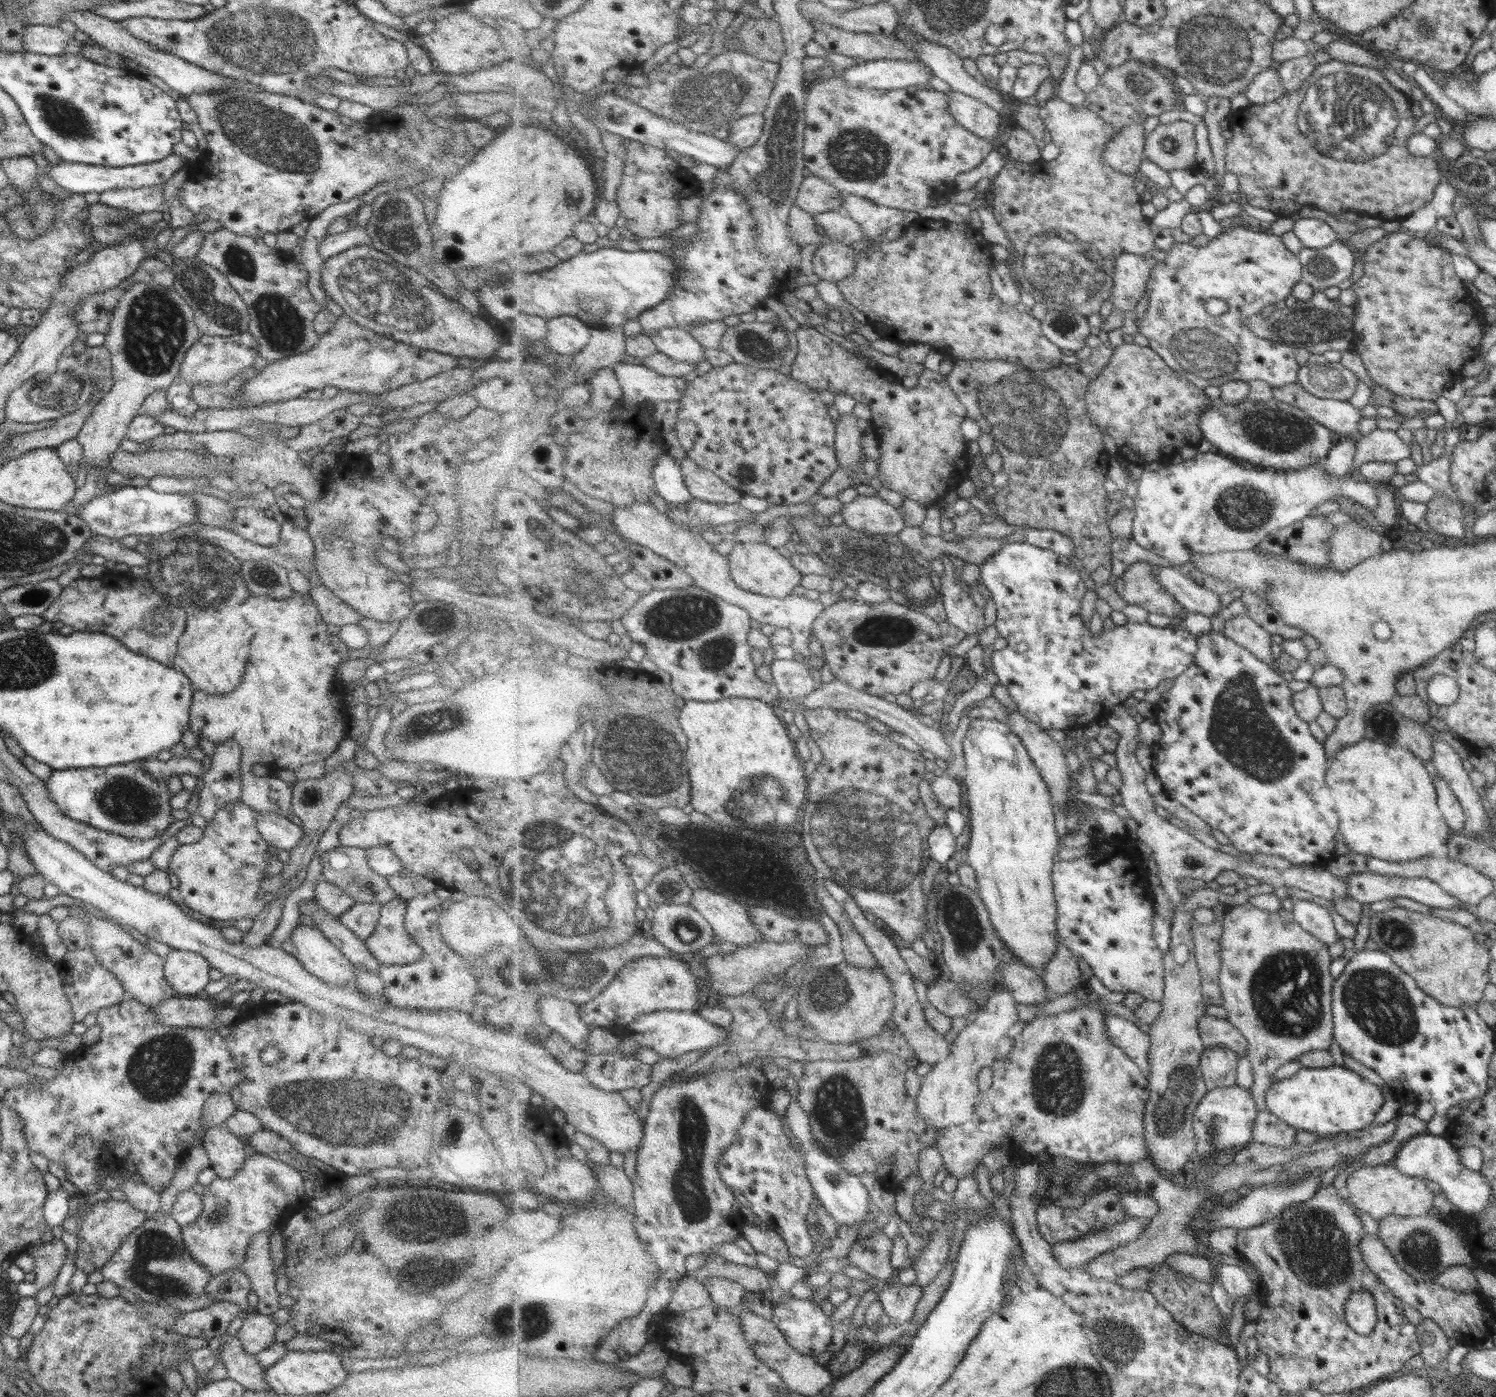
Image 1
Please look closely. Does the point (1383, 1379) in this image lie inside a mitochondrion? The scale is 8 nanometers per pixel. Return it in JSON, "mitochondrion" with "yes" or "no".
{"mitochondrion":"no"}

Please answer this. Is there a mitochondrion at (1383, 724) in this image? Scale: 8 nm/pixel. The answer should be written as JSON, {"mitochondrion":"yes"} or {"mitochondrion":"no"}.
{"mitochondrion":"yes"}

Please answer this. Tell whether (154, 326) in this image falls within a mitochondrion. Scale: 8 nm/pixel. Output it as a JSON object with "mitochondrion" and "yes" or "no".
{"mitochondrion":"yes"}

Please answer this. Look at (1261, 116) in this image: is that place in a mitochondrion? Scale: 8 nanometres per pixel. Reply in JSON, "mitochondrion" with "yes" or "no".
{"mitochondrion":"no"}

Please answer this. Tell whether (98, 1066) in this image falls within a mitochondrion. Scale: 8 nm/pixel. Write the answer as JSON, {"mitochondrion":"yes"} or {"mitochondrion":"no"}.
{"mitochondrion":"no"}

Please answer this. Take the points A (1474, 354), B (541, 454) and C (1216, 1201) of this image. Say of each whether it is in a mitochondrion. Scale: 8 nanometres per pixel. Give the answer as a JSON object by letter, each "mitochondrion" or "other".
{"A":"other","B":"other","C":"other"}

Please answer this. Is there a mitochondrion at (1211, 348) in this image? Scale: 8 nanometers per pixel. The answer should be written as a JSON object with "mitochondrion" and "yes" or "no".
{"mitochondrion":"yes"}

